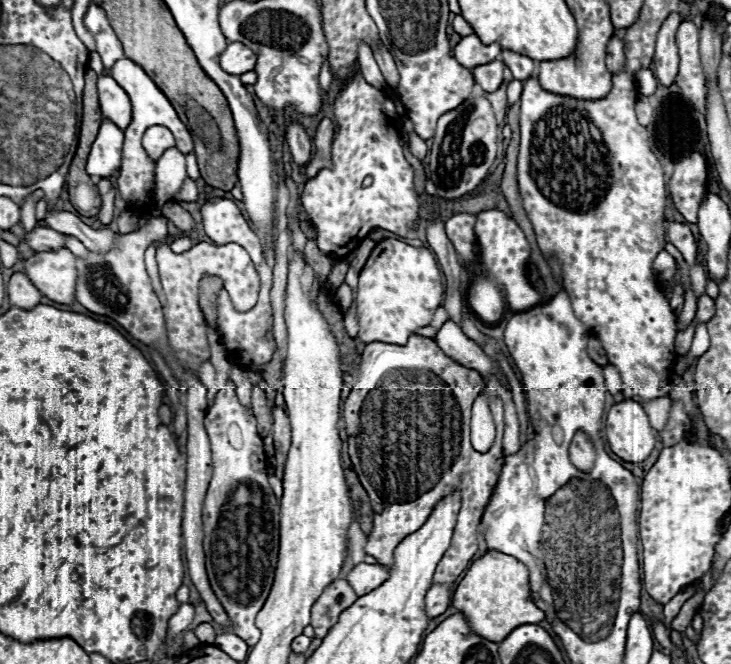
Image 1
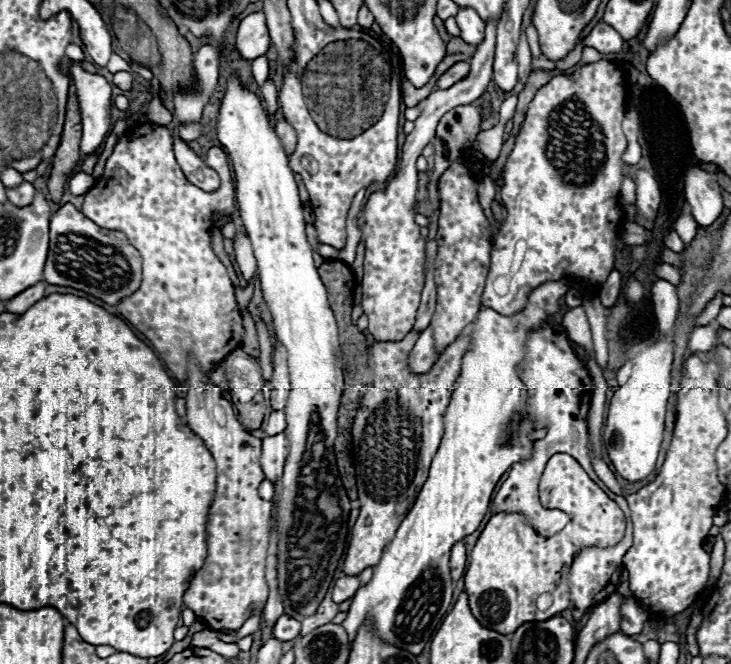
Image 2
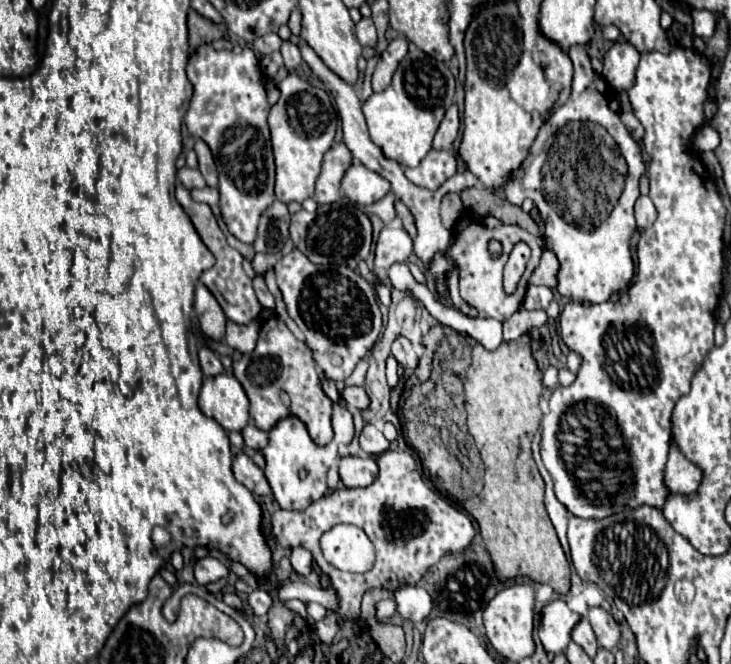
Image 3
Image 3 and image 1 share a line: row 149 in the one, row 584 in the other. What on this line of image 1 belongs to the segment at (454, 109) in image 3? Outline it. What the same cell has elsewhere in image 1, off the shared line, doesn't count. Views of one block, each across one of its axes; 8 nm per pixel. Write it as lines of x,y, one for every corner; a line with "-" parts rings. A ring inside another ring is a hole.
434,584
426,594
426,614
430,618
440,616
450,606
450,586

